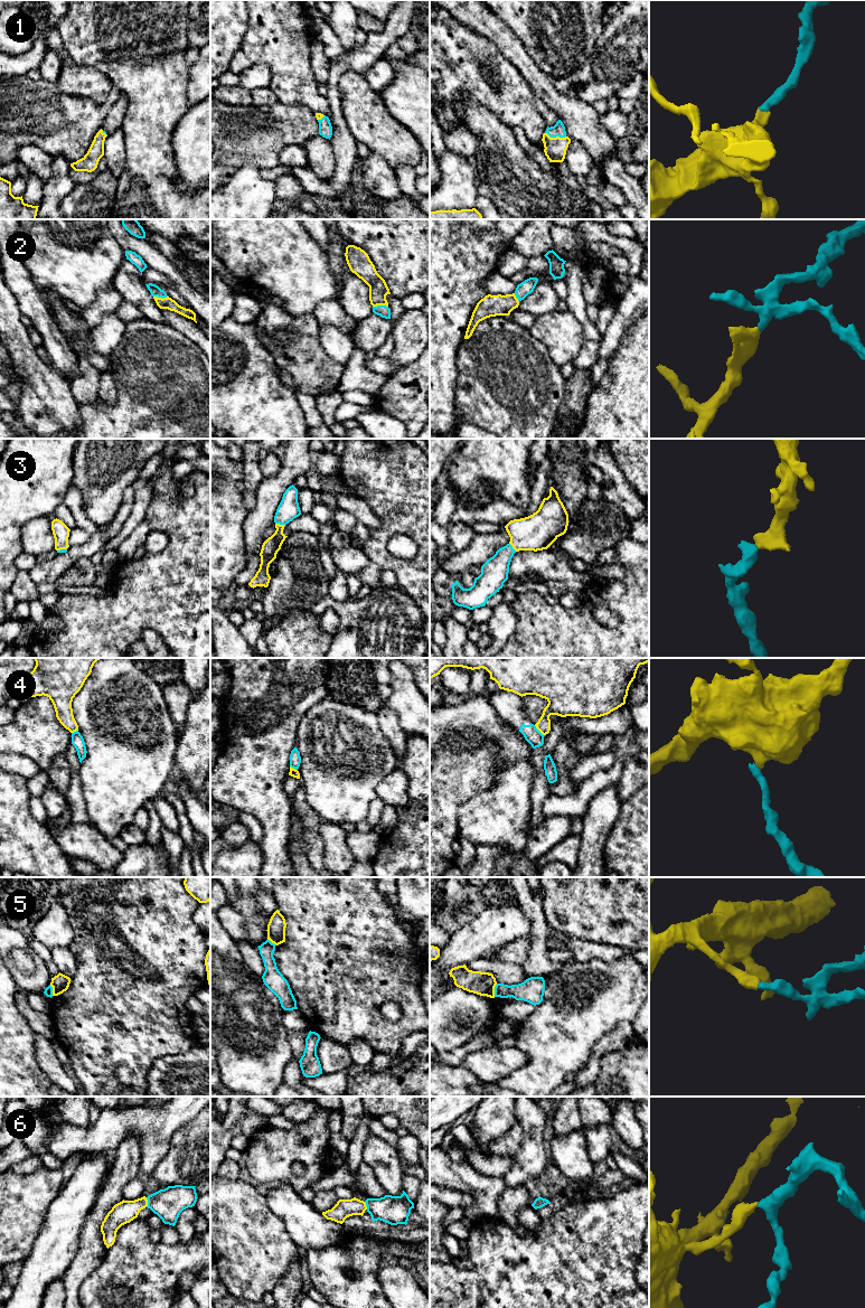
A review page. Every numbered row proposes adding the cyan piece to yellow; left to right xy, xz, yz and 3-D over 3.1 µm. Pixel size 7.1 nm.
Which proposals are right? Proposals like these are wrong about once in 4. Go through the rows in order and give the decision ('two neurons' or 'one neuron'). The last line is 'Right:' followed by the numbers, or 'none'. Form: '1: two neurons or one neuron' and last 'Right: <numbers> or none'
1: one neuron
2: one neuron
3: one neuron
4: two neurons
5: two neurons
6: one neuron
Right: 1, 2, 3, 6

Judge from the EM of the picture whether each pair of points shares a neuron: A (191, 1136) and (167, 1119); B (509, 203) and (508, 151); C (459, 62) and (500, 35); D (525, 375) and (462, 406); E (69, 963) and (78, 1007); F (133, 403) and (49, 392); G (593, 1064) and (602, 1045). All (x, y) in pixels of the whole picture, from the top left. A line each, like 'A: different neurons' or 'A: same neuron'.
A: different neurons
B: same neuron
C: different neurons
D: same neuron
E: different neurons
F: different neurons
G: same neuron

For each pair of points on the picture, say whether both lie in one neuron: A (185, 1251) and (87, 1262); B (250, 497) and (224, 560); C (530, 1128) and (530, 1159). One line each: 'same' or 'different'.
A: different
B: different
C: same

